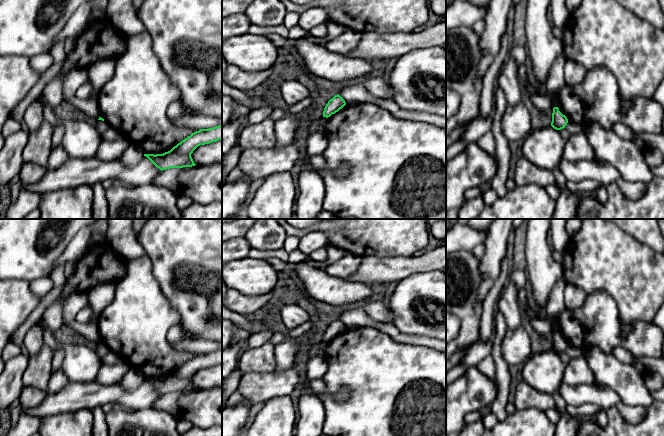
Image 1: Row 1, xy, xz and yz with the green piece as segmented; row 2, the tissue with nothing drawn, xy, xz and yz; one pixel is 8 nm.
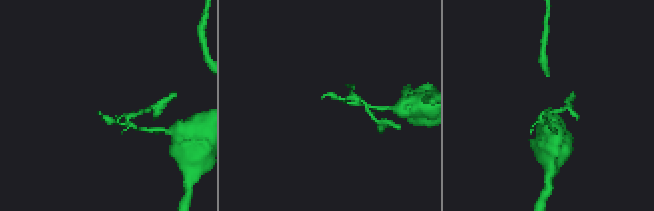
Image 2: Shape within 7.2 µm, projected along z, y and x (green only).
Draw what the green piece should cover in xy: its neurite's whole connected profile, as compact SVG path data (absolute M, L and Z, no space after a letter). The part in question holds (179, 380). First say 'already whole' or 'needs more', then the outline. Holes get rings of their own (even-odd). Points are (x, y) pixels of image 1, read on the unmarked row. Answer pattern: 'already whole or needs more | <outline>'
already whole | M222 348L209 353L200 353L182 364L170 375L163 378L144 378L161 395L170 392L192 391L191 378L200 369L222 364Z

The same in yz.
already whole | M554 331L552 337L551 350L556 354L561 354L565 352L567 347L568 347L567 341L559 335L558 331Z

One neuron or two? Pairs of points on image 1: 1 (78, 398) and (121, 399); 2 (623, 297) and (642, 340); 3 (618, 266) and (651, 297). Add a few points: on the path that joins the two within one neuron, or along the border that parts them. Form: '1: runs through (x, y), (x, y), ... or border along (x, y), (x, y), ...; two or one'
1: runs through (89, 396), (110, 396); one
2: border along (616, 308), (623, 336), (635, 323), (649, 322); two
3: runs through (618, 277), (636, 297), (640, 297); one

